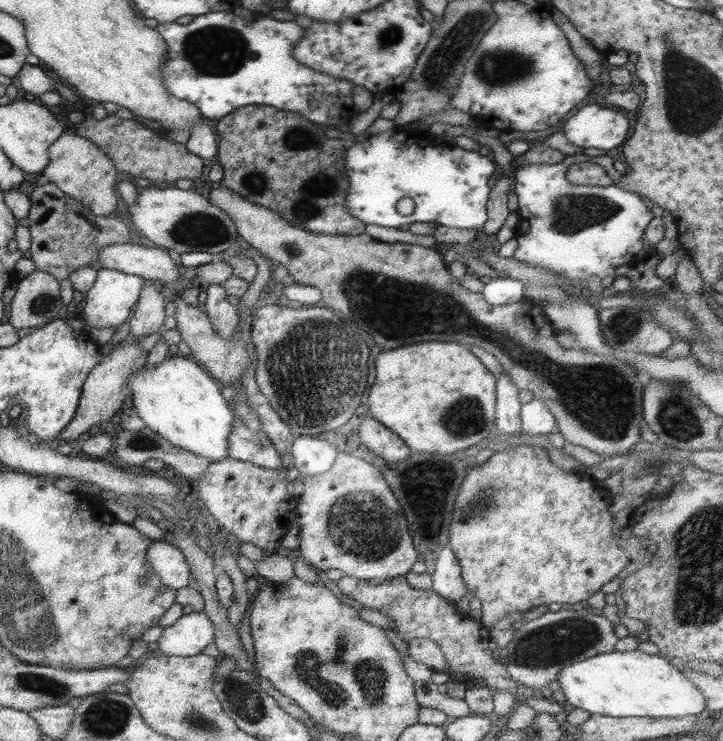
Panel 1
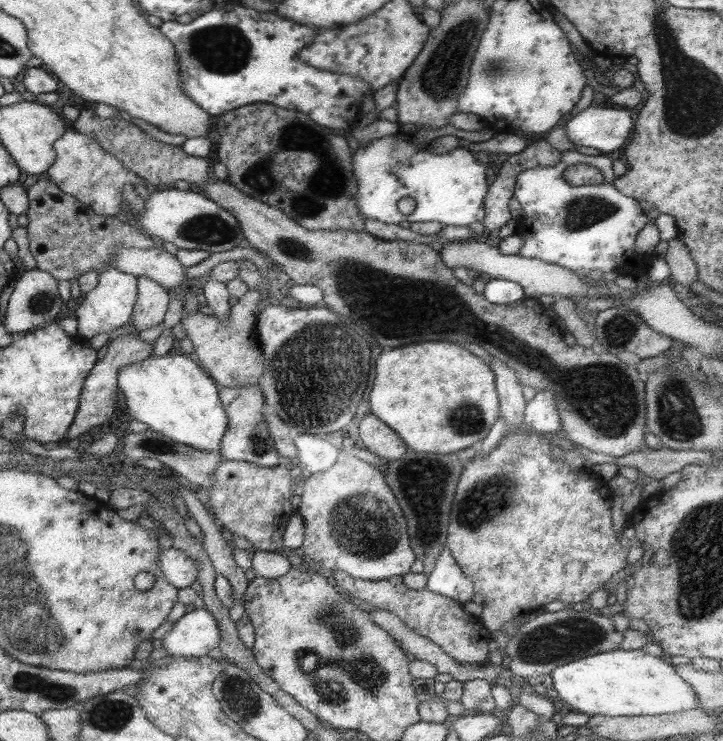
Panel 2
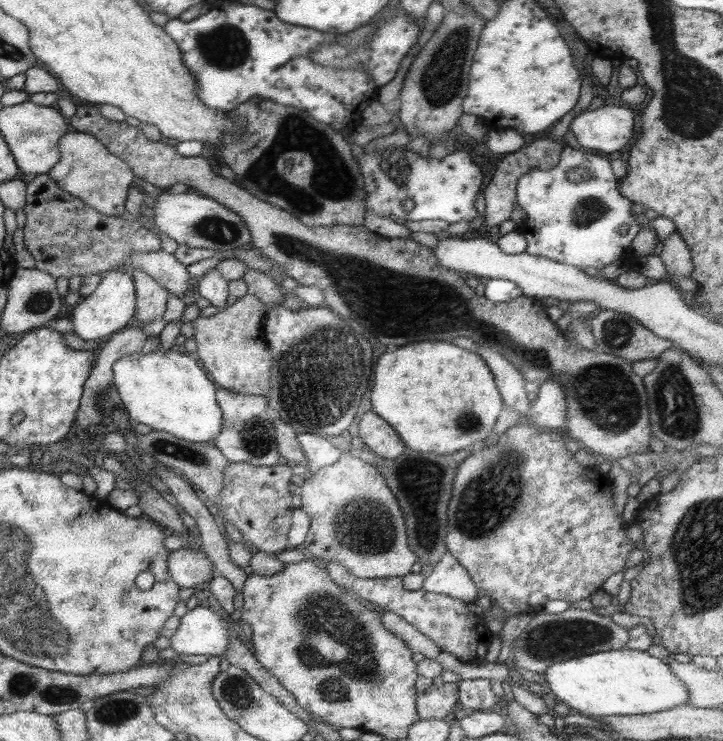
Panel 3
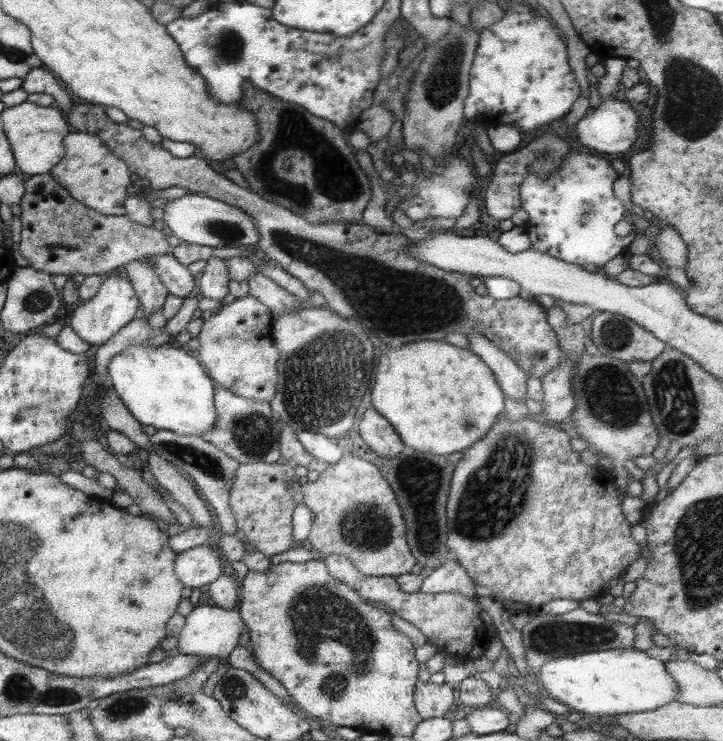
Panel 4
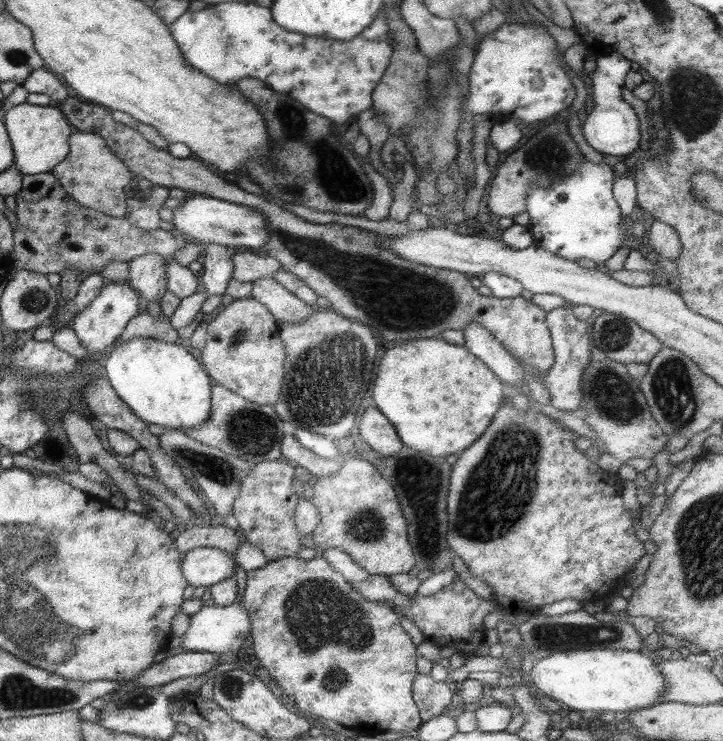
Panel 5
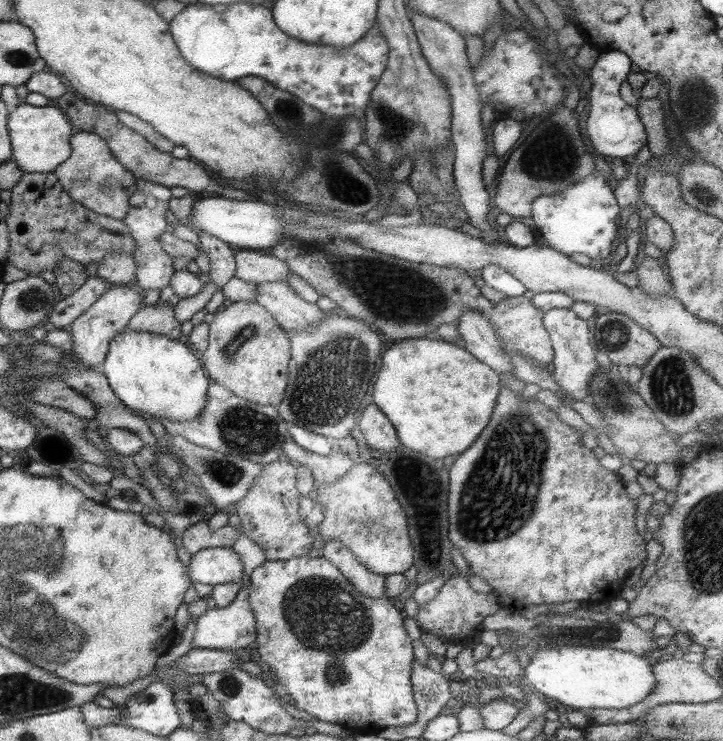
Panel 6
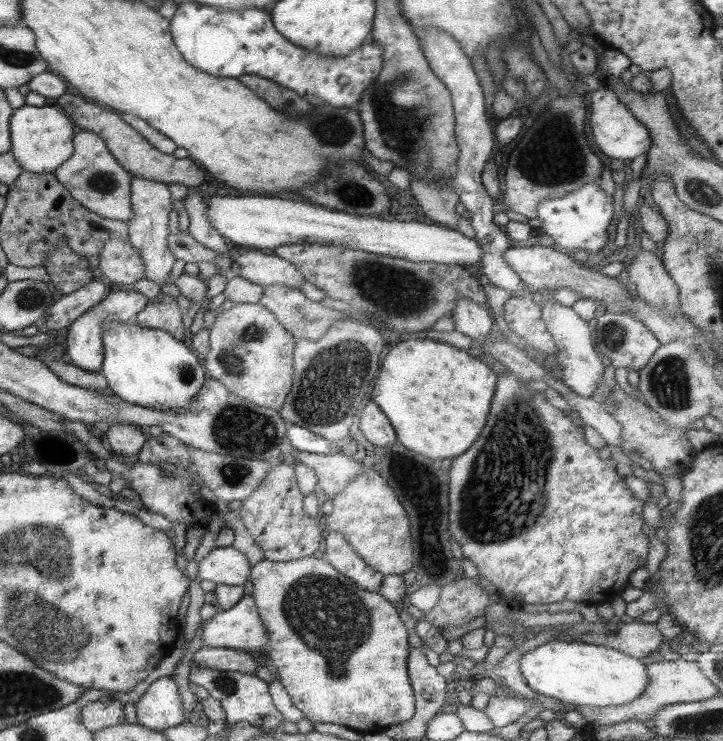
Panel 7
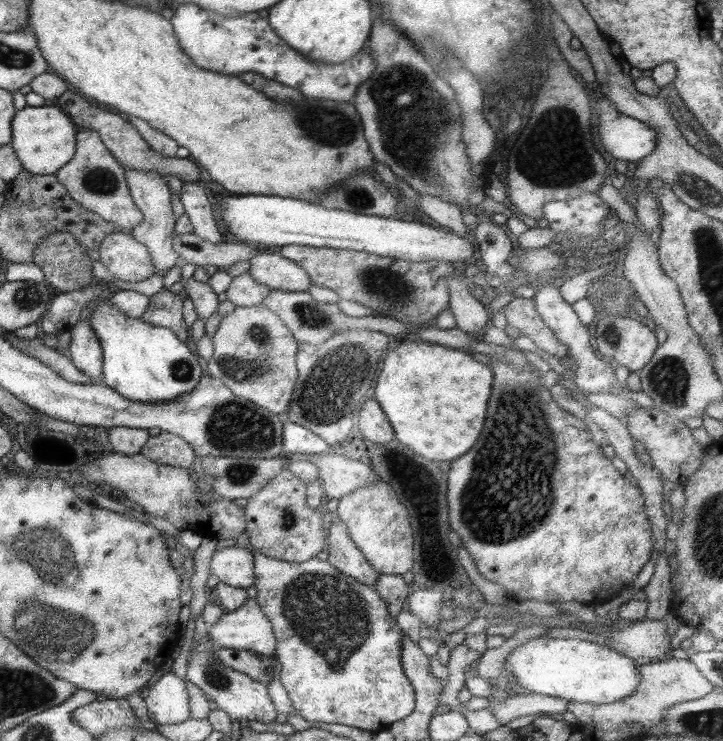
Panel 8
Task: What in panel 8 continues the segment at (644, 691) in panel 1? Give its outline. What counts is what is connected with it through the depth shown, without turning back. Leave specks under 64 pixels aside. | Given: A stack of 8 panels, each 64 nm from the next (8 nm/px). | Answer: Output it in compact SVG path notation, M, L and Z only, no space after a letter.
M537 637L514 647L504 667L528 693L564 698L568 703L612 704L632 696L640 684L640 667L606 645L580 639Z

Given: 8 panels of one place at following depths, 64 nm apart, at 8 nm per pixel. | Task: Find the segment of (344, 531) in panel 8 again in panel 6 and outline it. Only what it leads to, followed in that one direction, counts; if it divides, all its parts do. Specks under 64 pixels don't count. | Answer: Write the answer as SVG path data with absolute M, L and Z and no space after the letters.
M330 539L322 556L330 561L362 593L372 598L385 596L385 576L369 571L343 542Z

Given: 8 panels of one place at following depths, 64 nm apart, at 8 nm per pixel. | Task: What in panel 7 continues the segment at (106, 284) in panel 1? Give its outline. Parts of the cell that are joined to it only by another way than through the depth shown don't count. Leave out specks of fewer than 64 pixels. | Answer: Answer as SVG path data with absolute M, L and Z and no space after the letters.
M130 287L112 288L104 299L83 315L80 315L80 318L77 318L65 332L68 356L72 359L73 364L90 372L100 372L104 358L104 341L102 341L102 338L104 338L104 329L102 329L102 324L106 320L132 324L136 321L136 315L140 314L141 310L144 310L148 301L148 297L145 297L138 291L132 290Z

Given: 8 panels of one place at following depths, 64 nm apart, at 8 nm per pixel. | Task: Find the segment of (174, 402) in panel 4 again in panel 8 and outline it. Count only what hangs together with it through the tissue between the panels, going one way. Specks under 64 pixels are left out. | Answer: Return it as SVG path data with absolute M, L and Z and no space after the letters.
M109 293L92 302L85 314L89 317L92 331L103 350L103 384L113 388L128 400L147 403L170 402L173 398L189 393L206 373L205 365L200 358L189 351L188 342L180 342L168 328L152 326L143 322L141 318L133 319L125 315L110 302Z

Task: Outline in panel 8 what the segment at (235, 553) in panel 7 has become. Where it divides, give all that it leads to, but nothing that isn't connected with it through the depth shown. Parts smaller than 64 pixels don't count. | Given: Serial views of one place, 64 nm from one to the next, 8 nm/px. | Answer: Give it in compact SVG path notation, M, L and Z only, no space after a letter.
M238 546L216 550L210 574L215 574L219 582L247 590L255 584L254 555L248 548Z

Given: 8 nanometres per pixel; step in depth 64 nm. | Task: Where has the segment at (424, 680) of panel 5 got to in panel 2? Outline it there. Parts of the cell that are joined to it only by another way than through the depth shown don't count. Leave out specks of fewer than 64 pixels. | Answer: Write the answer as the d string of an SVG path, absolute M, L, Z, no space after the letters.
M456 680L448 682L443 687L439 687L437 689L438 696L436 696L434 700L426 700L426 702L419 704L419 716L421 721L430 723L444 723L446 720L451 719L446 705L448 705L448 702L459 702L462 698L463 690L464 684Z

